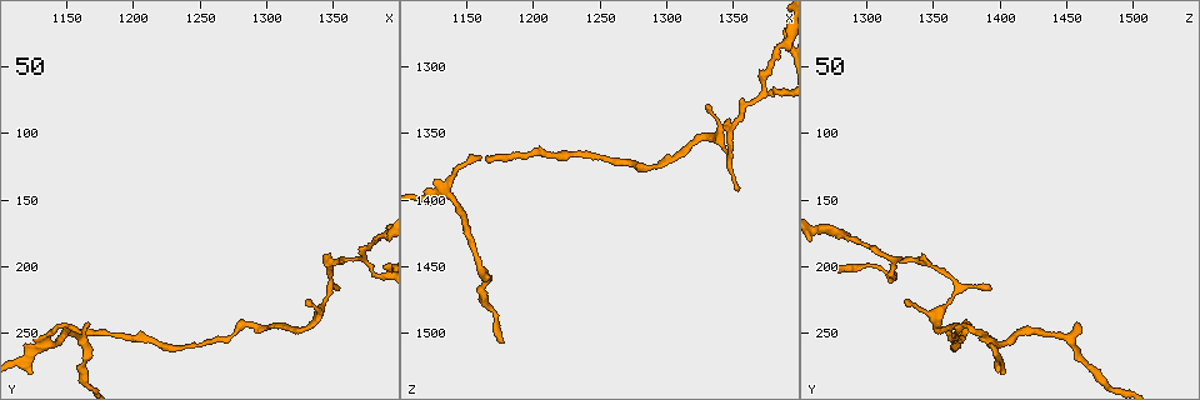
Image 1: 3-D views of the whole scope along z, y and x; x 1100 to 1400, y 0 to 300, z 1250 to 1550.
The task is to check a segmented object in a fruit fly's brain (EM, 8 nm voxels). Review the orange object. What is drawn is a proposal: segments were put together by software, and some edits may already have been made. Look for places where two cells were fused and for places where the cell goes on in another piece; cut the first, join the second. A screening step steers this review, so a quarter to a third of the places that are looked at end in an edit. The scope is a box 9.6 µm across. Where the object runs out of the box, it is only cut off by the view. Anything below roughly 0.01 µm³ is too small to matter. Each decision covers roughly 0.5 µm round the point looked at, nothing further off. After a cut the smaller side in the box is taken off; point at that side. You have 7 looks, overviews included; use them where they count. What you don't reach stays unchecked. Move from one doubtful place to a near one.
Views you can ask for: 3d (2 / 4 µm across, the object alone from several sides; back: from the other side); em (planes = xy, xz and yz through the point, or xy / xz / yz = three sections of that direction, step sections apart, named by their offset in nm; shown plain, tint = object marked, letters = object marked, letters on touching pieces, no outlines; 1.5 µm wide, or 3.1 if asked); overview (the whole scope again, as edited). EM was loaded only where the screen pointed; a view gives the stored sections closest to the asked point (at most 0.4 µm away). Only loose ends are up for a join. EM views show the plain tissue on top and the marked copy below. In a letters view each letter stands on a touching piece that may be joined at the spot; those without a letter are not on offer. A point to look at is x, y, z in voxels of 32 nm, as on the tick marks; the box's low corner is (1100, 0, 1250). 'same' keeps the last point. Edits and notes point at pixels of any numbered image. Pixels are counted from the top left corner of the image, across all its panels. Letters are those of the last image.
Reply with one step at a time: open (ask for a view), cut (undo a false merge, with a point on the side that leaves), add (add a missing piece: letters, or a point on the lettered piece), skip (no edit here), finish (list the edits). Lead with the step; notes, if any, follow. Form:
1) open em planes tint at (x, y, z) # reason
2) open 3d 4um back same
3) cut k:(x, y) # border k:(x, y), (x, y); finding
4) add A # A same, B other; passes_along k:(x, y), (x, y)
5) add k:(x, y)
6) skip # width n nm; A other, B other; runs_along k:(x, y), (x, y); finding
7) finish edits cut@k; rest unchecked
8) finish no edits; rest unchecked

open 3d 4um at (1328, 224, 1330) # an open end

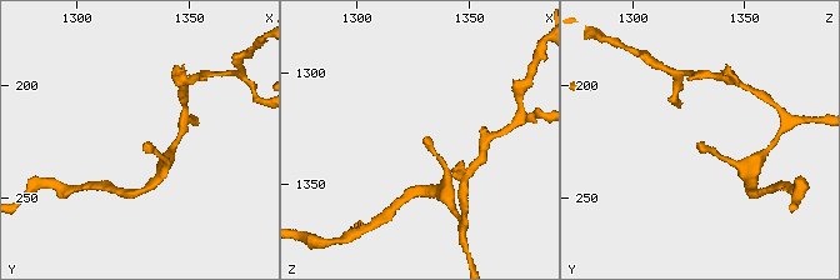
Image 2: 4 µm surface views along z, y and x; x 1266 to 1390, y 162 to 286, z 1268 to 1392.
open em yz step 8 tint at (1331, 227, 1329) # now the EM

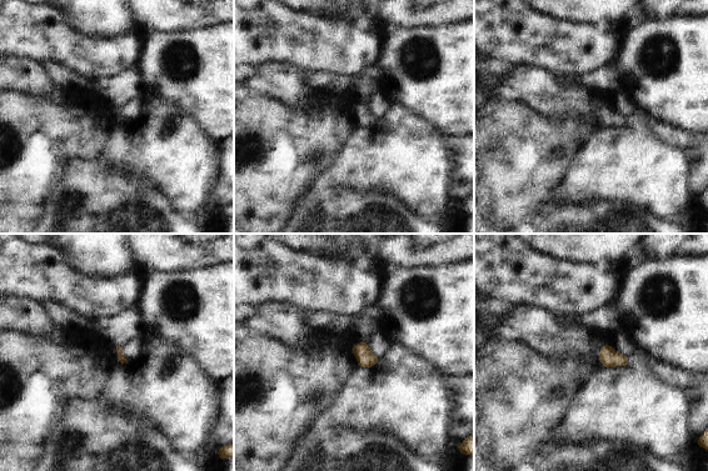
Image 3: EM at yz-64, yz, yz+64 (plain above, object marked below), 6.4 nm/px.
open em planes letters same # another direction

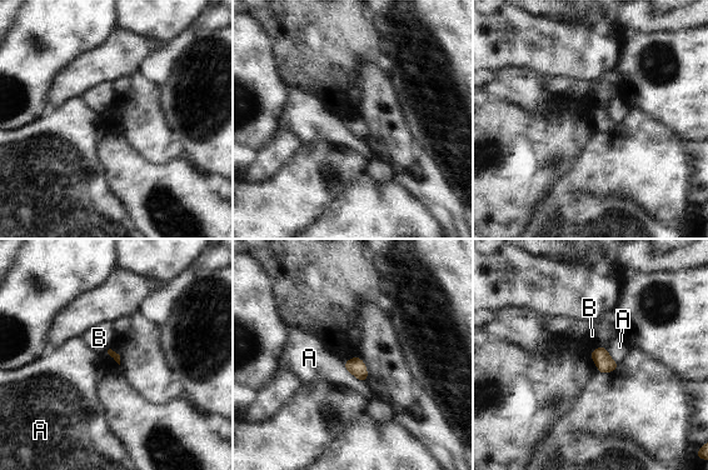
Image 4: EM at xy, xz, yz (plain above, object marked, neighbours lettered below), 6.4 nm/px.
skip # A other, B other; none of them fits

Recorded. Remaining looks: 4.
open em planes letters at (1354, 218, 1392)

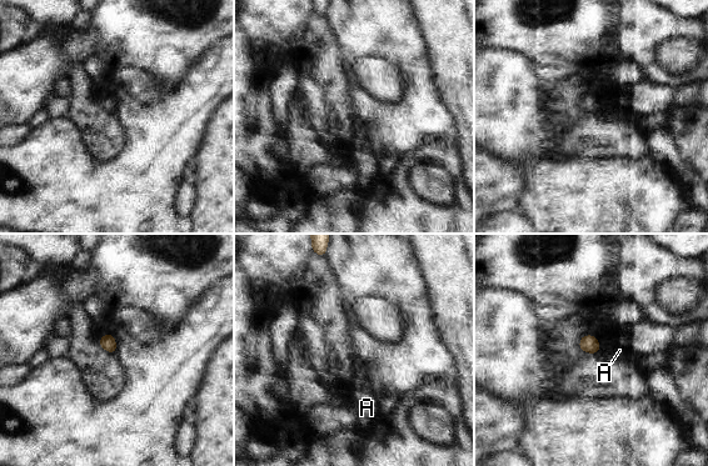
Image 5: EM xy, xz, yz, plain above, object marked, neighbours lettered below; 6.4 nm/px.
skip # longest_contact A 60 nm; A other; no lettered piece goes on from it

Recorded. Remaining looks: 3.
open em planes letters at (1168, 240, 1458) # free end

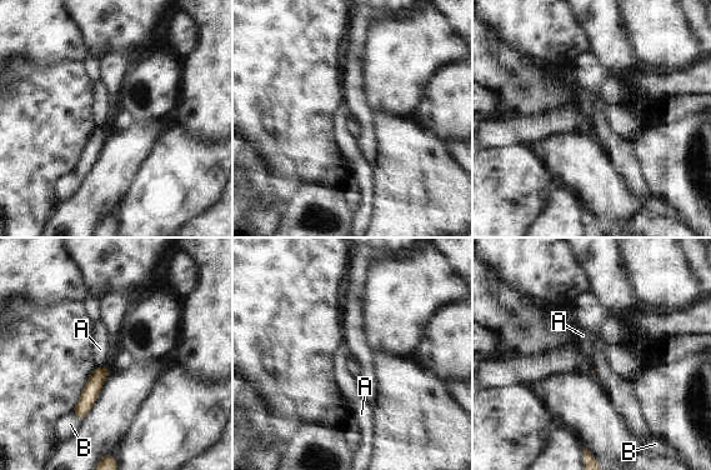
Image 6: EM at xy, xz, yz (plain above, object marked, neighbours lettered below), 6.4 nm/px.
skip # A other, B other; no lettered piece goes on from it

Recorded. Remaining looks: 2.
finish no edits; rest unchecked

